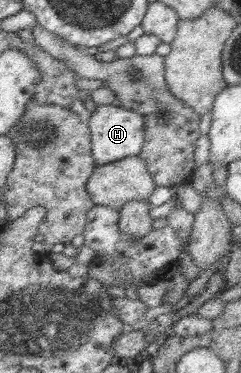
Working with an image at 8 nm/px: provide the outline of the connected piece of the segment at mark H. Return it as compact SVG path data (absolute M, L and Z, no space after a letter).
M101 105L95 107L93 113L86 113L86 120L90 129L92 156L95 165L105 165L118 159L138 156L144 142L145 126L143 115L120 106Z

